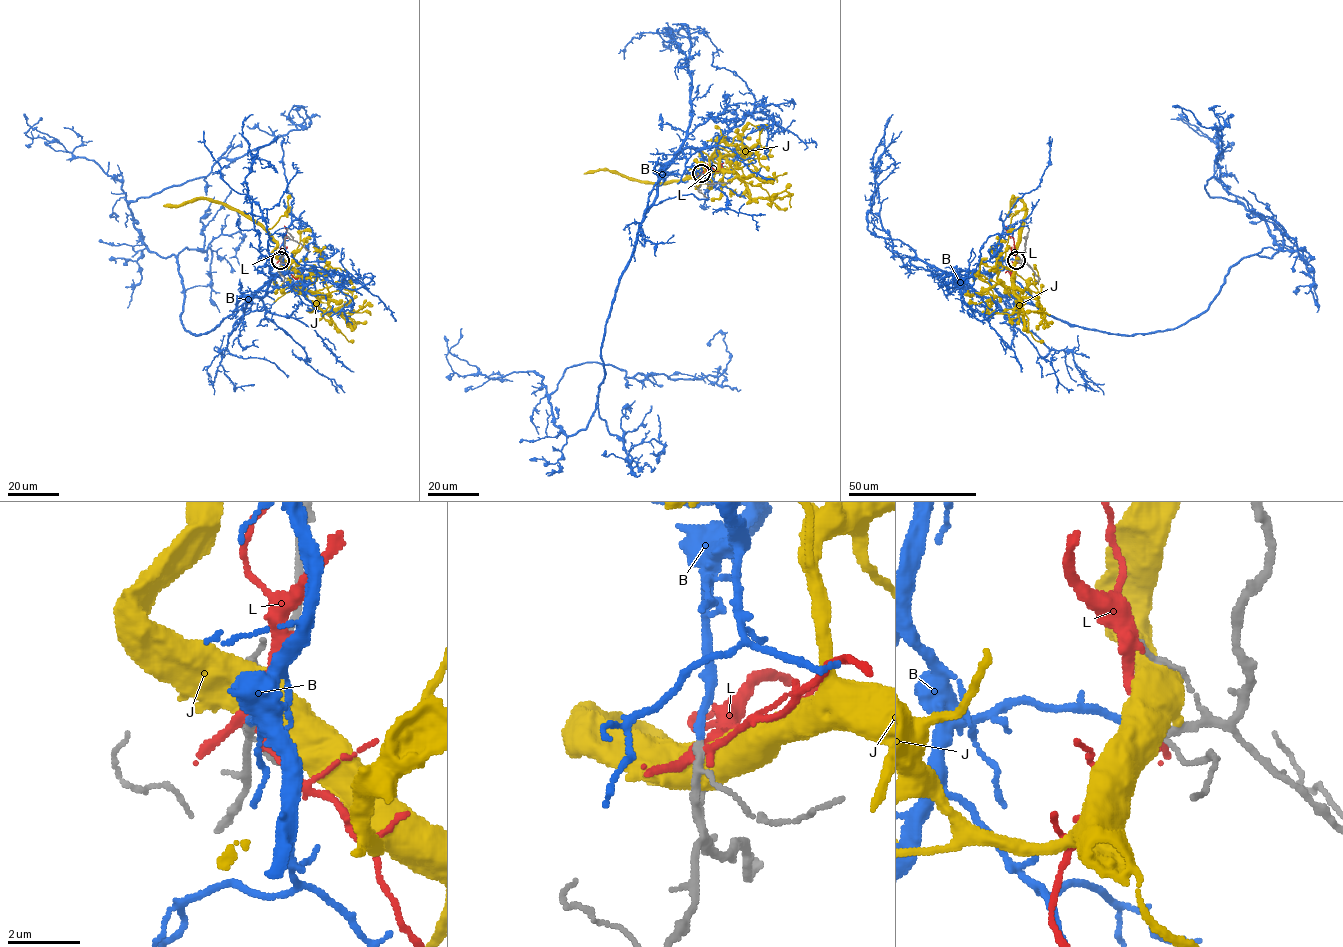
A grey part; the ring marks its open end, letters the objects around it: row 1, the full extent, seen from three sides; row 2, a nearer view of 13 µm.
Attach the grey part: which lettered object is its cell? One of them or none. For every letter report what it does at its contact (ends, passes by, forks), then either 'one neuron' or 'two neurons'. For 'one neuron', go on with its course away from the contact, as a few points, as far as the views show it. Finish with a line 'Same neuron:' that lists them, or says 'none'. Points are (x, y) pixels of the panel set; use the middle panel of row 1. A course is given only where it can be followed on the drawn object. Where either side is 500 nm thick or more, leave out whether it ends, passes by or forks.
B: it ends; one neuron; course (701, 173), (684, 148), (659, 172), (595, 411), (554, 424), (568, 368), (718, 377), (724, 334), (709, 346)
J: two neurons
L: it forks; two neurons
Same neuron: B

